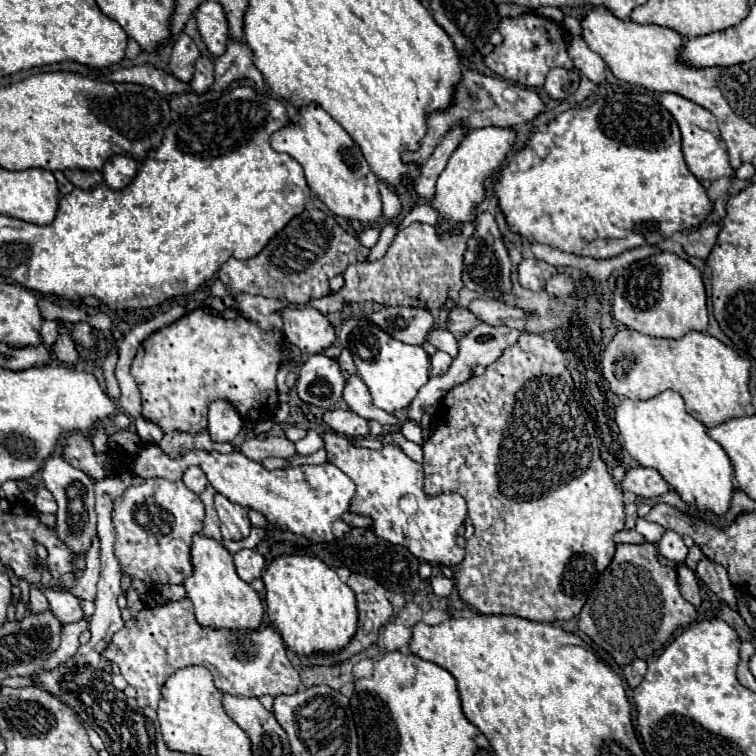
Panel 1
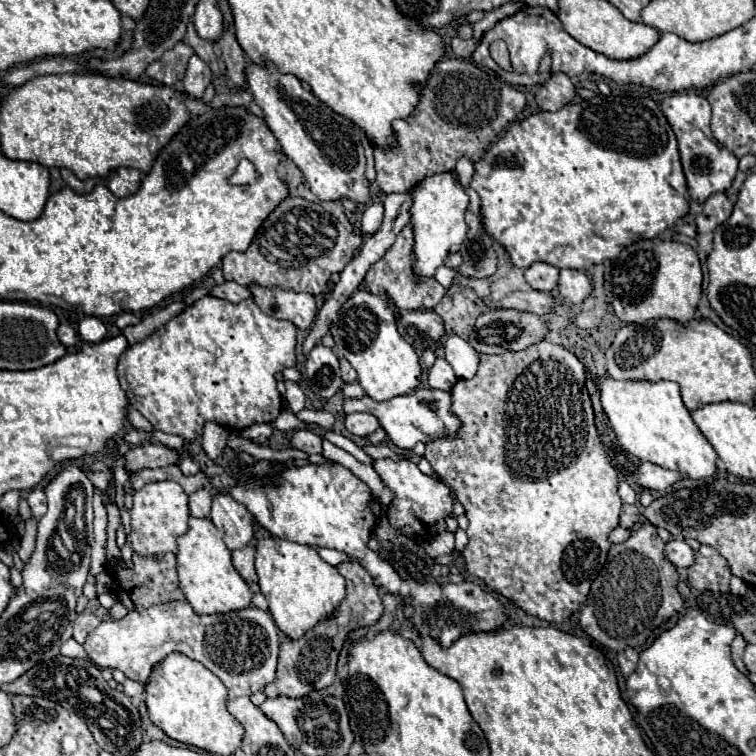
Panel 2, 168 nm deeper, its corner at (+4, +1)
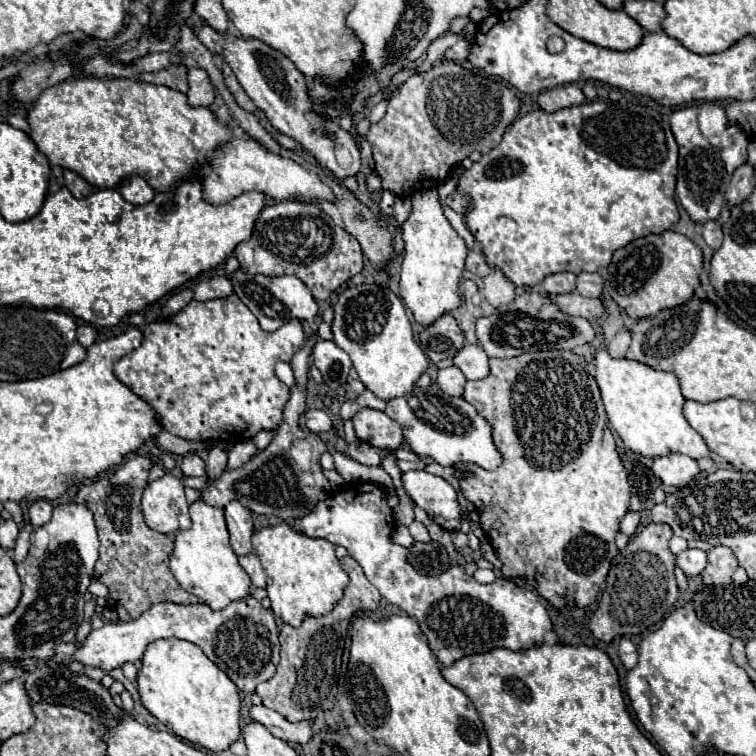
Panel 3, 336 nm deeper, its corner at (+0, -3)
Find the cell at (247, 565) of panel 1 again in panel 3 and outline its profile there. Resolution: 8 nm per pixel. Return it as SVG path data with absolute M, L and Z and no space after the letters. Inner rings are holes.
M246 554L246 556L240 556L238 560L240 560L240 566L248 572L252 584L264 588L264 586L266 586L266 572L264 572L264 568L262 568L260 558L258 558L256 554Z

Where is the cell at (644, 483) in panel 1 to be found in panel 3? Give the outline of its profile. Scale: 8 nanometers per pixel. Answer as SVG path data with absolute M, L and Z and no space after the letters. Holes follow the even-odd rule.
M668 454L662 458L654 458L652 472L664 486L684 488L700 470L698 462L684 454Z

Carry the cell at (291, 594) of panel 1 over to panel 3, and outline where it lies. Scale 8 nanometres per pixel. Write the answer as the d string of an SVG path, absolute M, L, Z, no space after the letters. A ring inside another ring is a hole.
M282 522L254 532L252 546L268 574L266 590L272 602L272 612L282 622L298 628L306 616L318 618L328 614L342 600L348 576L334 556L334 544L328 540L308 538Z

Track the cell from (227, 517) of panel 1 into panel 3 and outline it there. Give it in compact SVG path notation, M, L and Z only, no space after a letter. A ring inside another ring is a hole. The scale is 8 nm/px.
M232 500L224 508L226 526L230 532L232 550L242 556L252 552L252 534L254 534L254 518L248 508L244 508L238 500Z

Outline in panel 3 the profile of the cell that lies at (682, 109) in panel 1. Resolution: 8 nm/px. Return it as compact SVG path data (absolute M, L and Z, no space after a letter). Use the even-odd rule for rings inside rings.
M712 102L672 112L670 128L680 146L676 196L694 222L716 220L724 206L724 190L730 182L732 172L746 162L748 140L738 126L726 126L722 106Z

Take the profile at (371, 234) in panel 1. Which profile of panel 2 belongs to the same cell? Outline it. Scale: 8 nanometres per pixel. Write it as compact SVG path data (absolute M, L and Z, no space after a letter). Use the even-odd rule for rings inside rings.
M382 202L370 204L370 206L364 210L364 214L362 214L360 232L364 232L364 234L374 234L374 232L380 228L382 218L384 218L384 206L382 206Z

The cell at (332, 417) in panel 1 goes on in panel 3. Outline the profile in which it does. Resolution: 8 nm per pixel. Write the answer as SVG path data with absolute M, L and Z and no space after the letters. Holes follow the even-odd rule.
M366 408L366 410L360 410L352 420L354 420L358 440L368 442L370 446L376 446L382 450L384 448L396 450L404 442L400 424L388 418L384 412Z

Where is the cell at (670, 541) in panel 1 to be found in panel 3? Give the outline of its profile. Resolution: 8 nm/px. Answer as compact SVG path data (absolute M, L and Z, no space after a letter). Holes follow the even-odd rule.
M688 548L676 554L676 564L684 570L686 576L698 576L706 568L706 552Z

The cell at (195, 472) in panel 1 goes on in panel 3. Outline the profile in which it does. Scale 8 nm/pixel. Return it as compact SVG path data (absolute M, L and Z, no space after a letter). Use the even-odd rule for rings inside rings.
M186 454L184 462L182 462L182 472L184 476L204 476L206 474L206 466L202 462L202 458L198 454Z

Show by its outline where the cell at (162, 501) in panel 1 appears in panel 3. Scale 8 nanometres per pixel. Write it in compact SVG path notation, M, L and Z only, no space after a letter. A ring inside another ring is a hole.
M166 474L148 484L142 496L142 512L146 526L160 534L174 536L178 530L188 530L190 516L182 480L174 474Z

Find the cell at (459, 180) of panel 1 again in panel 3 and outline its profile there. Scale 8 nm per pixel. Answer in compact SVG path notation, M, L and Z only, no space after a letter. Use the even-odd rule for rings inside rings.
M436 188L420 190L410 198L412 198L412 212L408 220L402 224L404 260L400 274L400 296L404 304L412 310L416 322L428 326L444 312L460 306L458 282L464 272L464 260L468 248L454 230L454 226L448 222Z

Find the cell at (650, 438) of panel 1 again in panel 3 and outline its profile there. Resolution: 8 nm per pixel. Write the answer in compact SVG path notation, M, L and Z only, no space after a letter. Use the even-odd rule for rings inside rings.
M606 350L596 352L596 382L604 396L604 408L612 428L622 438L626 450L648 458L660 458L672 452L686 454L694 460L710 456L704 438L686 422L682 414L684 396L680 382L670 372L658 372L634 360L610 358Z

